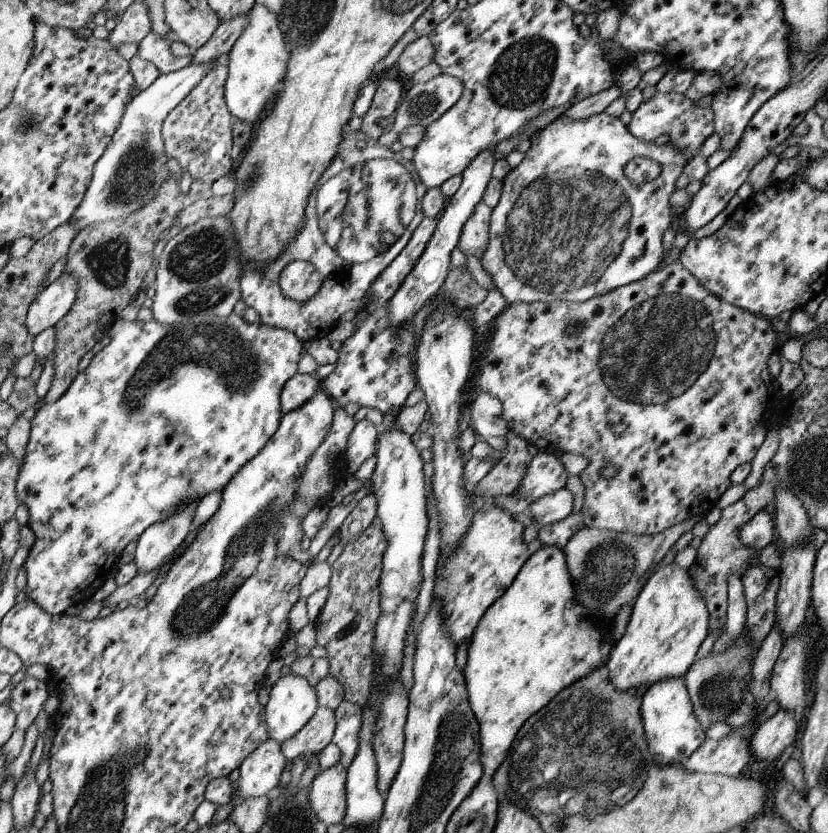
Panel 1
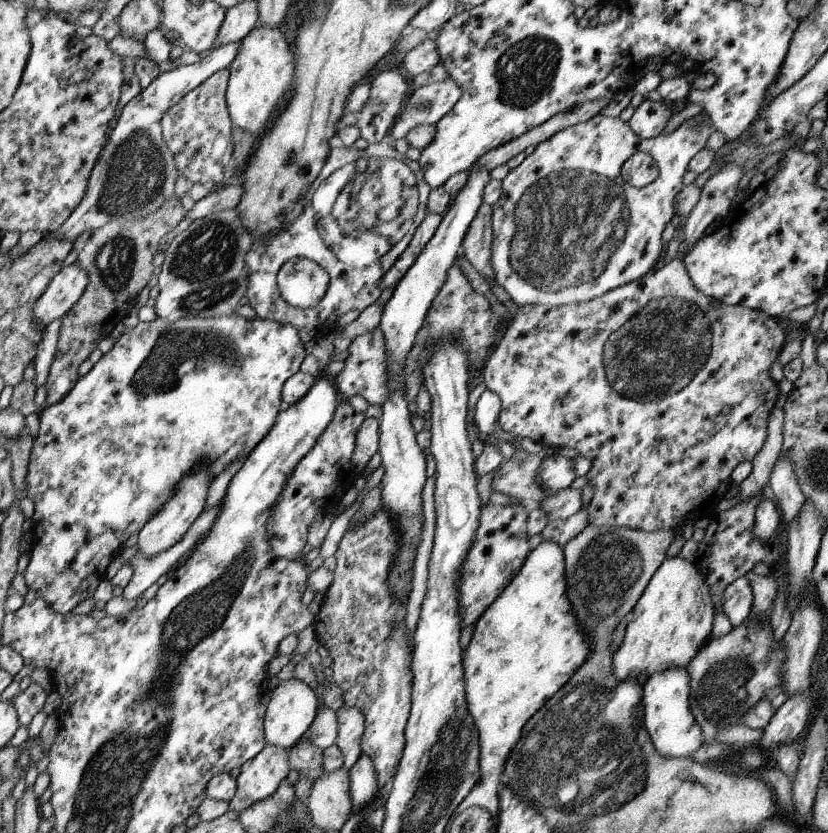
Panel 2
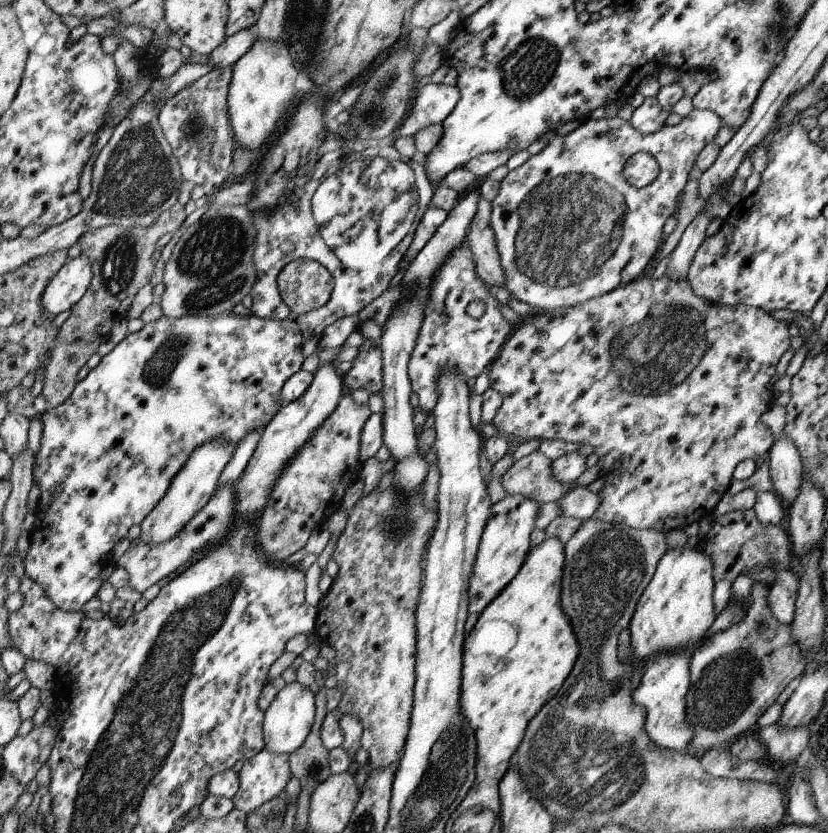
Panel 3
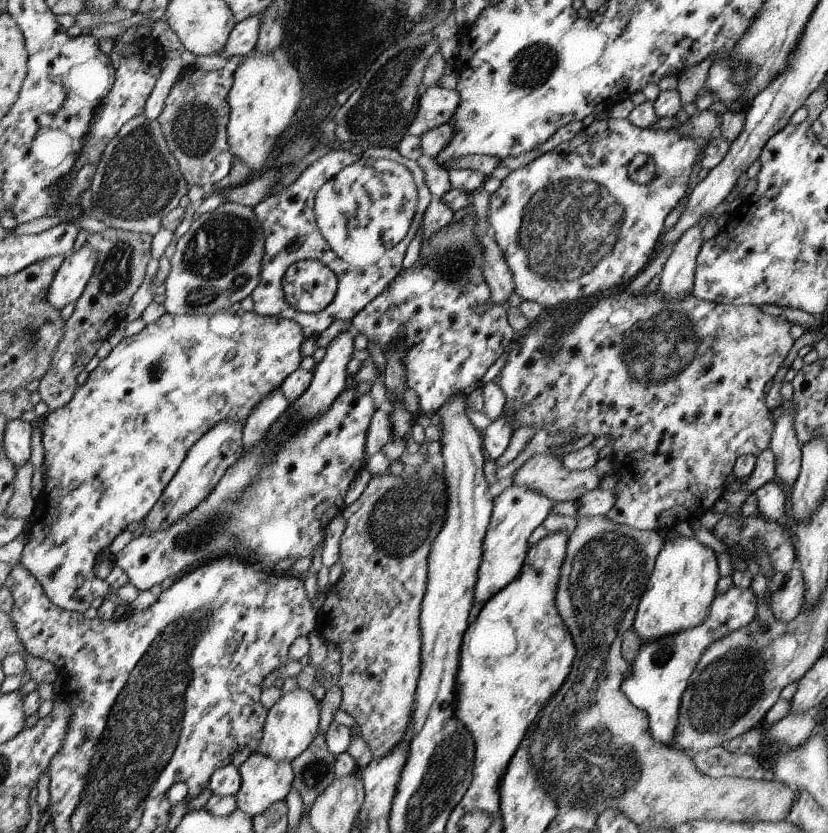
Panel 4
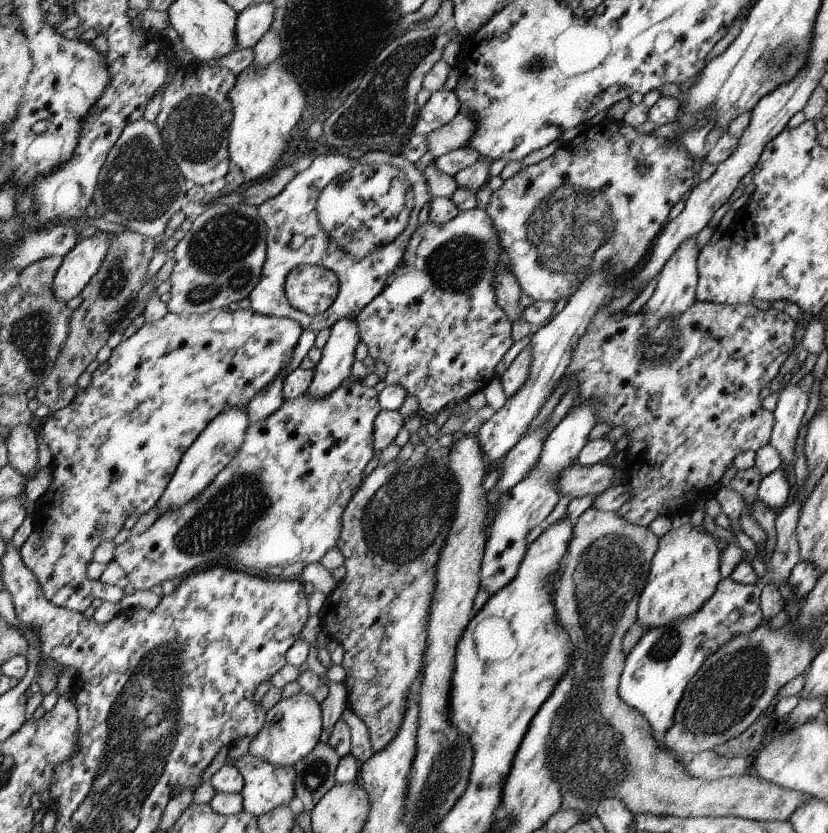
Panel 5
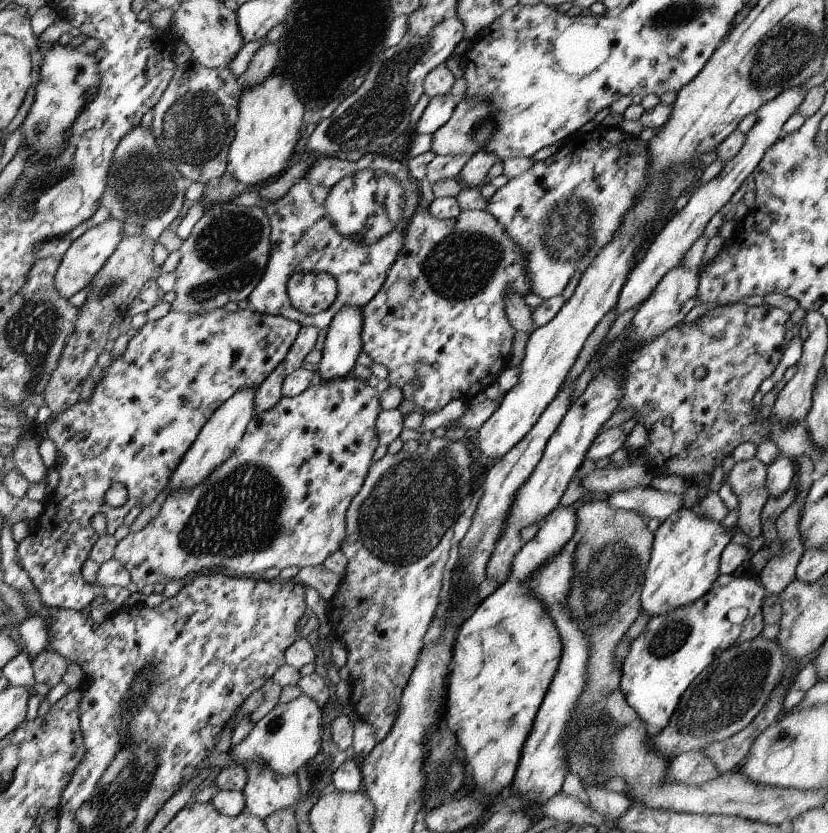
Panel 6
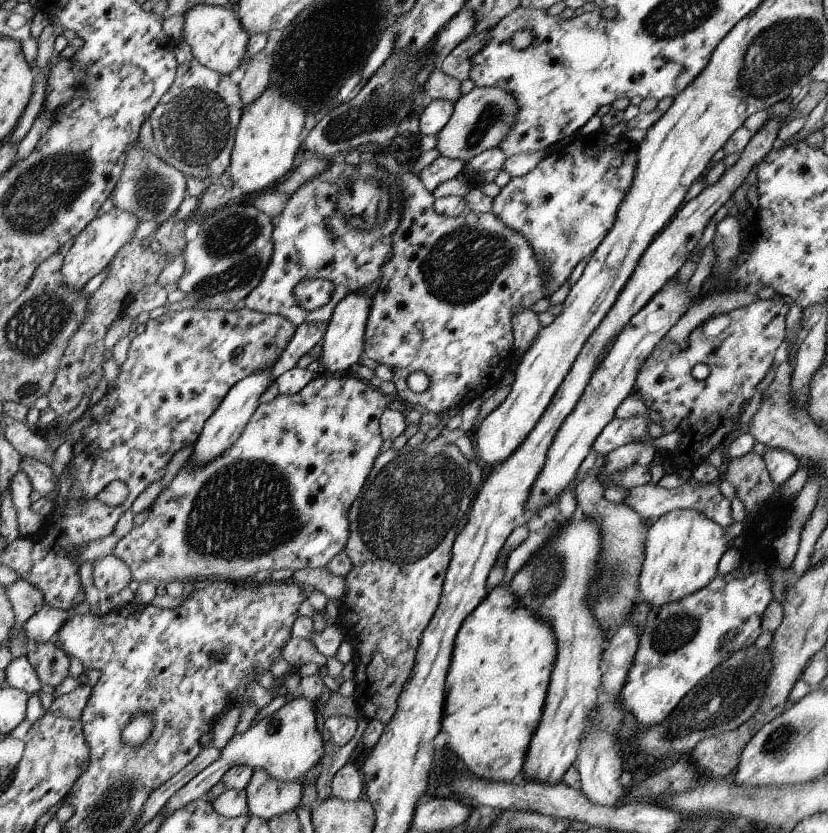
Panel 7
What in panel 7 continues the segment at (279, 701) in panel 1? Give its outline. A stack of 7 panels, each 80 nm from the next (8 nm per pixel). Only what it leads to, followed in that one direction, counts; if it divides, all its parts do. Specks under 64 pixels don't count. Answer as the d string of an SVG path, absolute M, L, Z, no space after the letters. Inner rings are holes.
M298 696L271 715L262 718L243 734L234 735L221 750L220 758L174 794L158 815L166 813L170 815L175 810L188 805L189 802L200 799L200 796L205 798L206 792L218 784L228 770L233 770L239 765L264 769L270 776L284 782L302 781L308 770L320 763L320 758L324 754L322 744L324 742L316 724L316 706L310 699Z

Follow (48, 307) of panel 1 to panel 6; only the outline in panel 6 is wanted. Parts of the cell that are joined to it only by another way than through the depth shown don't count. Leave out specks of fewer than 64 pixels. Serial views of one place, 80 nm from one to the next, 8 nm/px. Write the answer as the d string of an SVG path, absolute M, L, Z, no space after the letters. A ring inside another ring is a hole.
M108 218L98 226L91 227L73 242L68 252L62 256L61 266L56 274L56 287L60 296L65 299L72 298L82 288L89 286L89 282L100 272L105 262L109 260L117 250L117 246L122 242L124 238L122 223L125 222Z

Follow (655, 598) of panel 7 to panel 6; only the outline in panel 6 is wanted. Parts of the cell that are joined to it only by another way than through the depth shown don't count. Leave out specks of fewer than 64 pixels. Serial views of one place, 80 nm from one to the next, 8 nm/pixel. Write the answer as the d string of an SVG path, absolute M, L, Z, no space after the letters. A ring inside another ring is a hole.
M680 508L653 532L653 547L641 594L641 608L650 618L685 607L702 598L720 575L722 551L740 528L729 529L712 520L699 518L692 510Z

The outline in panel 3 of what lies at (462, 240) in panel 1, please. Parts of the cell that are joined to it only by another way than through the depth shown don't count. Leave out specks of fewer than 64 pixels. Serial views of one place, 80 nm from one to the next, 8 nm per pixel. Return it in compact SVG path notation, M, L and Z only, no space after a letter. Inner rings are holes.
M482 196L477 204L477 211L469 224L465 243L473 254L477 275L483 282L503 286L504 274L499 263L495 234L490 226L491 202Z

